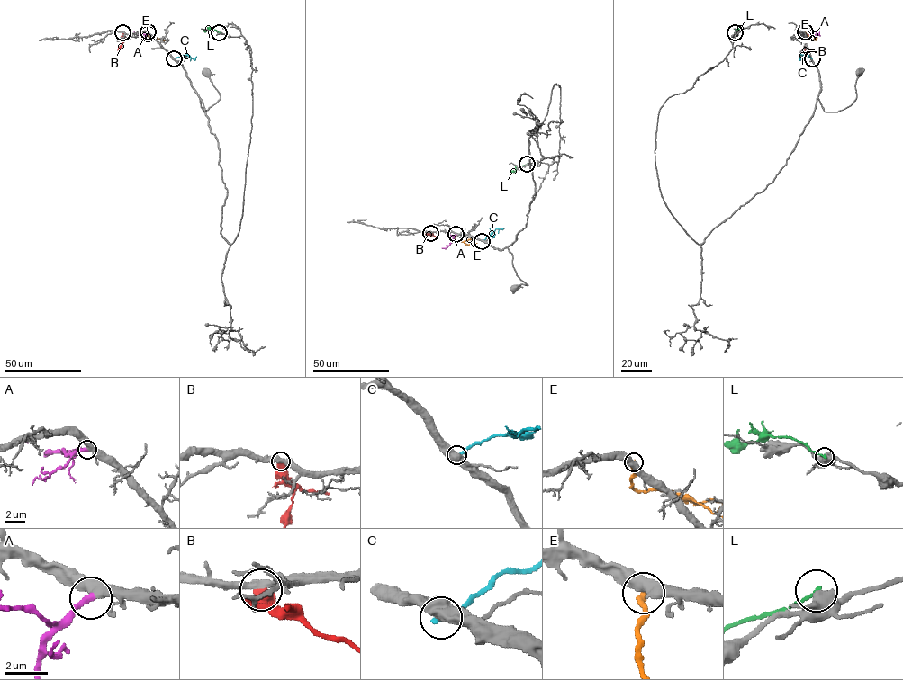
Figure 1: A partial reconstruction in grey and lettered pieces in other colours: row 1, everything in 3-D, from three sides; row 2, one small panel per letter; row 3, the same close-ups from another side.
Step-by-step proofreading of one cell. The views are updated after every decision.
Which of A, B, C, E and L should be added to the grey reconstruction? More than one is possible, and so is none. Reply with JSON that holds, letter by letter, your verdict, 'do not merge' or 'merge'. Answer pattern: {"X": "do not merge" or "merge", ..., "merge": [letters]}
{"A": "merge", "B": "do not merge", "C": "do not merge", "E": "do not merge", "L": "do not merge", "merge": ["A"]}

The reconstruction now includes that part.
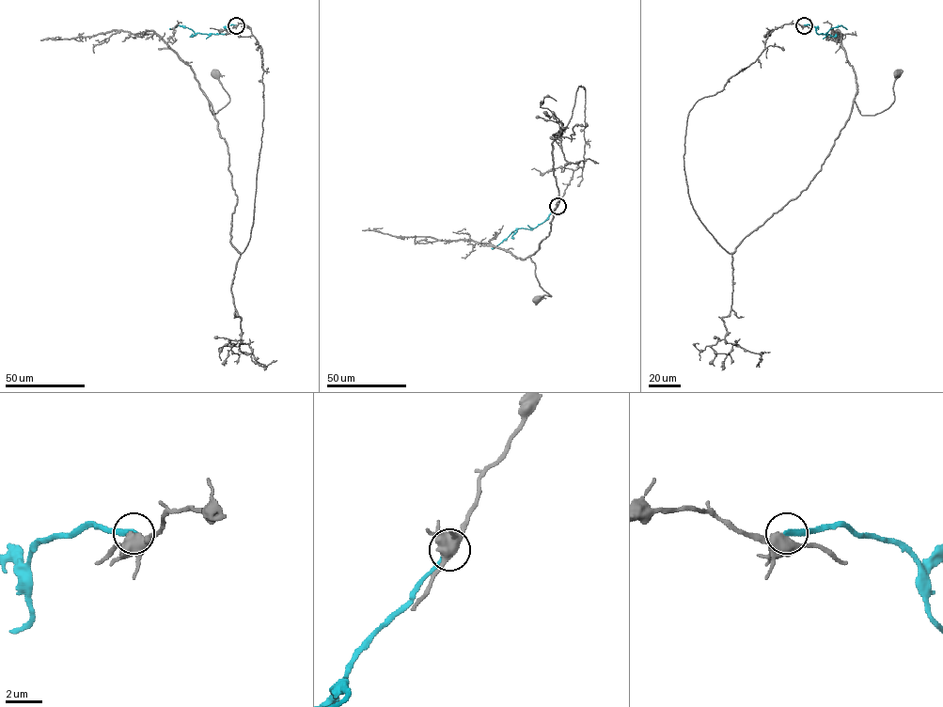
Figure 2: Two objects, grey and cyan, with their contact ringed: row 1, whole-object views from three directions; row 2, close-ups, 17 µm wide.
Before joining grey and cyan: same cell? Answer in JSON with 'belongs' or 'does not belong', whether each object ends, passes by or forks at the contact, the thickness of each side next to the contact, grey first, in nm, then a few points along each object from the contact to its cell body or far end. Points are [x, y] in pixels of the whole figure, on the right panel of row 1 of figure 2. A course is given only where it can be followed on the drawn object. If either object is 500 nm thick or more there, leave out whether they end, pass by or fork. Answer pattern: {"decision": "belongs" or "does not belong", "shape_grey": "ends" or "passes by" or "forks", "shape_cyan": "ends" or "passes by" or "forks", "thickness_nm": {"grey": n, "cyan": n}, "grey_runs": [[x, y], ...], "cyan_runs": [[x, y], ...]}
{"decision": "does not belong", "shape_grey": "forks", "shape_cyan": "ends", "thickness_nm": {"grey": 440, "cyan": 240}, "grey_runs": [[804, 24], [689, 113], [690, 203], [729, 253], [808, 187], [854, 101], [892, 103], [896, 73]], "cyan_runs": [[804, 24], [813, 25], [819, 34], [827, 34], [829, 29], [840, 25], [846, 28]]}

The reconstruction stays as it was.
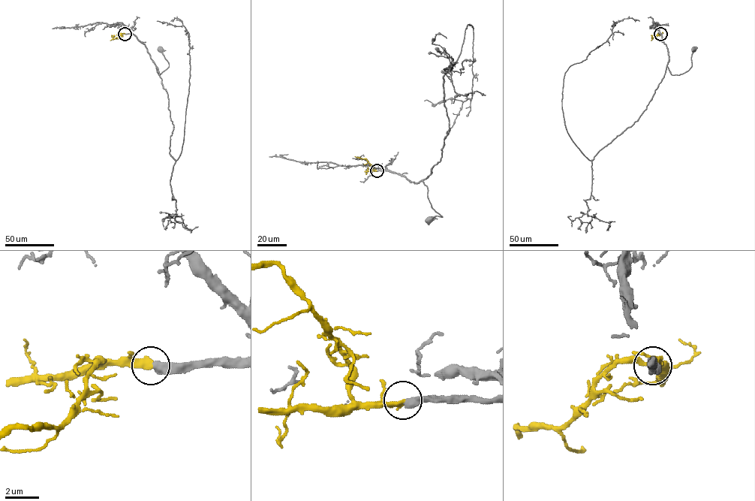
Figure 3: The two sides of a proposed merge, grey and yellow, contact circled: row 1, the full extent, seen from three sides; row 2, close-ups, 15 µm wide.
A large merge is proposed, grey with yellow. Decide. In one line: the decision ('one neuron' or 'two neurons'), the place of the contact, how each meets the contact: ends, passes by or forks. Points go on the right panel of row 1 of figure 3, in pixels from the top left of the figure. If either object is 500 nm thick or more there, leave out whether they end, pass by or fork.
one neuron; place (660, 34)

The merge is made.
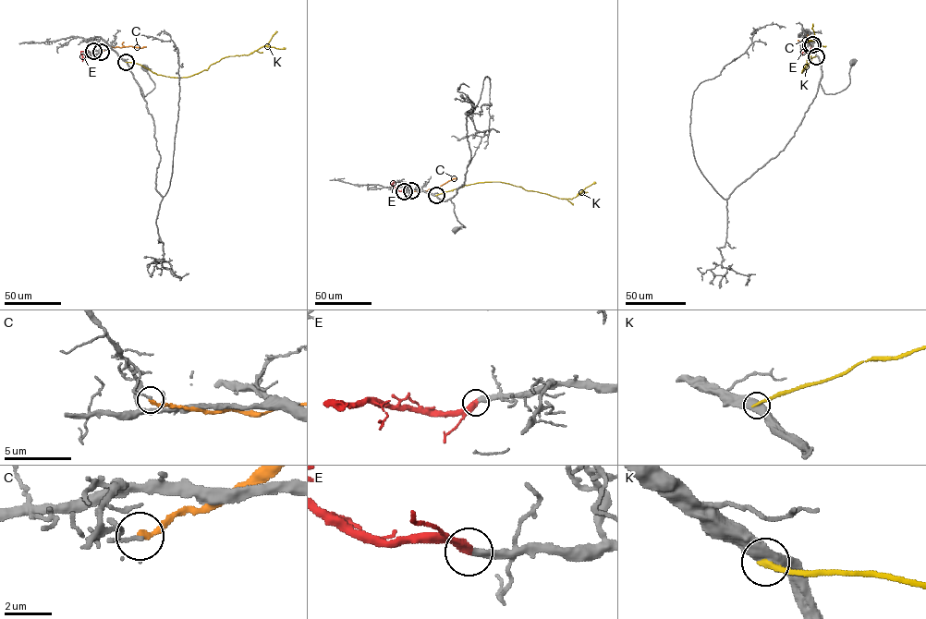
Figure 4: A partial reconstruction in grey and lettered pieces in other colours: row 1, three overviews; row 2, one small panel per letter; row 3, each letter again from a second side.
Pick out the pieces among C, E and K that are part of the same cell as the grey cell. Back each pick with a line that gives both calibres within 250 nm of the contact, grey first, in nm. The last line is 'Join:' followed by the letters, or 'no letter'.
E: Thickness 320 nm (grey) against 400 nm
Join: E

